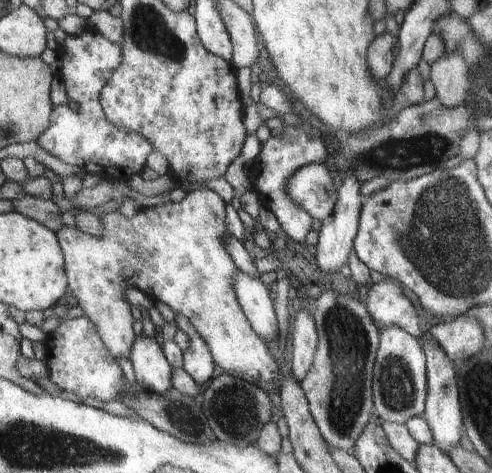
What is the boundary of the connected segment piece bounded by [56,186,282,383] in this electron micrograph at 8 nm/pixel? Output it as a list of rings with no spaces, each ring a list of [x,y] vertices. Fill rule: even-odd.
[[[199,188],[188,193],[180,203],[173,203],[140,210],[136,216],[124,214],[124,206],[103,211],[98,218],[104,224],[104,232],[100,236],[90,235],[78,228],[64,226],[58,230],[58,238],[66,258],[66,272],[68,272],[68,286],[78,304],[85,312],[85,316],[99,327],[100,335],[108,350],[118,358],[131,360],[137,340],[134,332],[136,318],[132,316],[132,304],[126,298],[126,292],[135,288],[154,302],[162,302],[171,308],[177,316],[186,316],[196,329],[200,337],[206,342],[213,362],[226,373],[248,377],[256,382],[272,382],[281,378],[281,359],[276,358],[271,348],[260,339],[250,320],[243,314],[242,304],[236,293],[236,277],[238,272],[234,262],[230,260],[228,252],[220,244],[220,238],[226,232],[225,203],[222,198],[210,190]]]

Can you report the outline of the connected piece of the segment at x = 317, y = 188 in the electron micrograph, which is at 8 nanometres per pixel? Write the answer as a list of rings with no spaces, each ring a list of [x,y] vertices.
[[[326,165],[302,166],[288,178],[288,196],[306,210],[310,217],[324,221],[332,216],[337,189]]]

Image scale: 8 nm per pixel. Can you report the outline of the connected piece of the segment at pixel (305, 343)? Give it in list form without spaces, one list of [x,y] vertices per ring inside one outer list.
[[[306,306],[296,312],[292,324],[292,376],[300,383],[312,366],[317,348],[317,331]]]

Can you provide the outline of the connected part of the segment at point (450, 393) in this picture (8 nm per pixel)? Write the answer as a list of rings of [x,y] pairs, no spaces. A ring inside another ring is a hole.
[[[423,333],[419,338],[420,344],[427,362],[428,392],[425,400],[424,420],[434,436],[434,446],[438,446],[442,452],[448,455],[448,448],[459,446],[464,432],[464,420],[462,418],[462,406],[458,398],[458,384],[456,384],[456,369],[444,350],[428,336]]]

